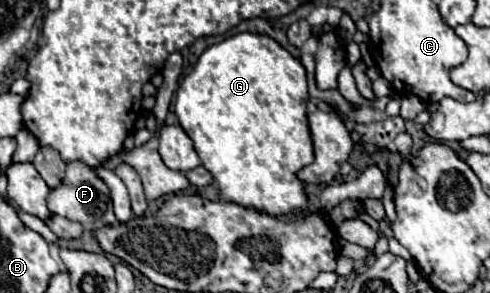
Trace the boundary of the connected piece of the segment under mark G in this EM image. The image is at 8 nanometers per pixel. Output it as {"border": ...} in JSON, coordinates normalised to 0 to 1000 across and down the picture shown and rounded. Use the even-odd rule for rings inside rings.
{"border":[[[490,109],[482,123],[469,123],[445,150],[424,157],[396,239],[367,280],[363,321],[359,321],[359,355],[355,355],[355,382],[363,396],[363,423],[376,437],[376,451],[388,464],[388,478],[396,485],[396,512],[408,532],[412,560],[420,580],[433,587],[437,621],[445,628],[453,676],[465,689],[482,689],[490,703],[502,710],[522,710],[522,717],[539,717],[555,737],[567,730],[588,730],[600,717],[612,717],[624,696],[624,662],[620,662],[620,628],[604,608],[604,587],[629,560],[637,560],[637,471],[633,471],[633,444],[629,444],[629,410],[624,410],[624,348],[629,348],[629,300],[624,300],[624,239],[616,225],[616,212],[608,198],[600,198],[588,171],[580,171],[563,137],[555,137],[543,116],[514,116],[514,109]]]}

